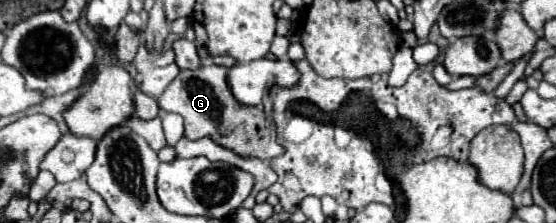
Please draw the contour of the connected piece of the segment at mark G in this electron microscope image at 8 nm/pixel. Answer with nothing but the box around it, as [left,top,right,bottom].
[159,65,283,159]

